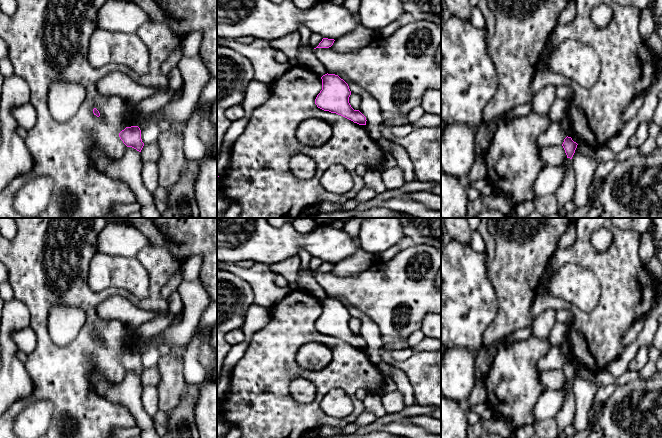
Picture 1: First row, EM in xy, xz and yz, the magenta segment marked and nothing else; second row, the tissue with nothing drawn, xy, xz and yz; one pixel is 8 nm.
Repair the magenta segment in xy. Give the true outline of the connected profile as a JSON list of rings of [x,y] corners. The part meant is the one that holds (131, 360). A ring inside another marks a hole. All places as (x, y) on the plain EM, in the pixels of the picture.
[[[138,350],[126,351],[119,357],[120,363],[127,371],[132,371],[141,376],[144,367],[141,363],[141,354]]]

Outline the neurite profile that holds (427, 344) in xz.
[[[425,337],[417,346],[411,348],[414,353],[422,351],[438,351],[441,349],[441,339]]]

